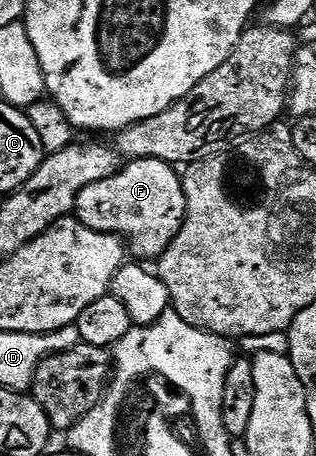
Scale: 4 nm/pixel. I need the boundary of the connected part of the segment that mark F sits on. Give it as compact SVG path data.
M133 160L124 163L113 178L93 182L77 194L73 215L89 230L123 237L140 261L151 262L162 256L181 230L187 213L180 173L160 160Z

